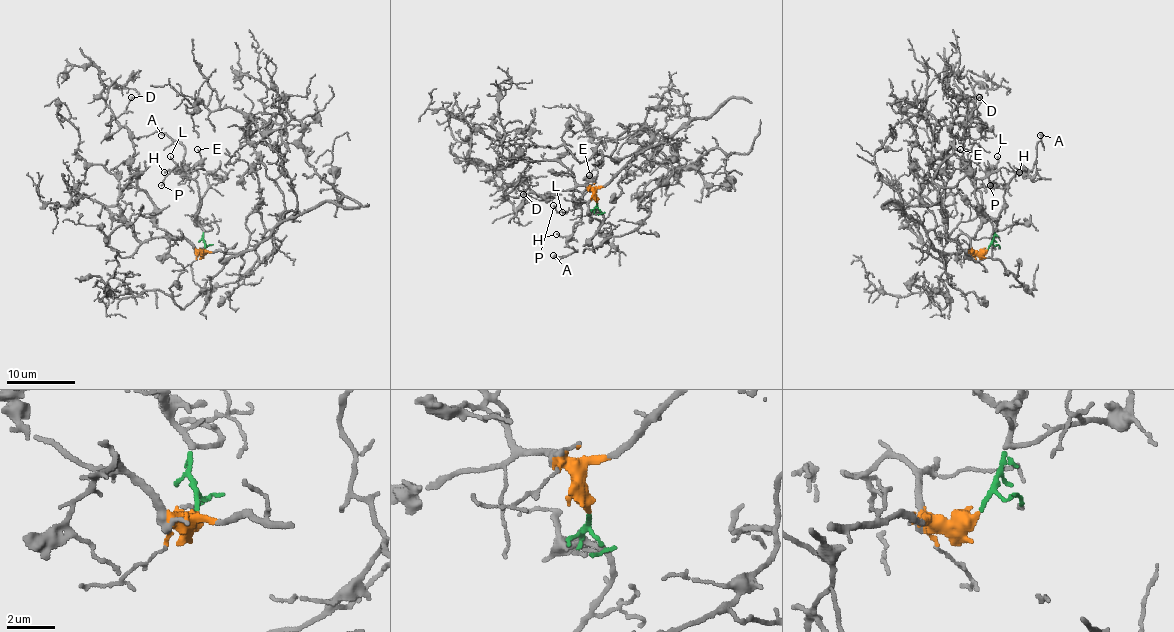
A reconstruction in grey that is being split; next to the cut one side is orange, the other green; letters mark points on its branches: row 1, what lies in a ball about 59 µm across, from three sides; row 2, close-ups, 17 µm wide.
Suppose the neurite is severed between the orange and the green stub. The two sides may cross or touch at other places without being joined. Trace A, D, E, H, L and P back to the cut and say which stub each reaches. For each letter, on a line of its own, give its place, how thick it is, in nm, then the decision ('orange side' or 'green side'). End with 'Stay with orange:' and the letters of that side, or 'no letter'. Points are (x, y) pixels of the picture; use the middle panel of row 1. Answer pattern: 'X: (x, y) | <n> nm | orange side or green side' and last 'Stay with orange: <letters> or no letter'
A: (553, 255) | 200 nm | green side
D: (523, 194) | 80 nm | orange side
E: (589, 175) | 110 nm | green side
H: (556, 234) | 130 nm | green side
L: (562, 212) | 120 nm | green side
P: (553, 205) | 130 nm | green side
Stay with orange: D

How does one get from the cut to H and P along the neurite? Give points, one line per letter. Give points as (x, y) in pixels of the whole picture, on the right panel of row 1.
H: (988, 250), (996, 222), (977, 202), (974, 181), (1003, 168), (1022, 171), (1018, 173)
P: (988, 250), (996, 222), (977, 202), (974, 183), (996, 168), (996, 178), (989, 185)

